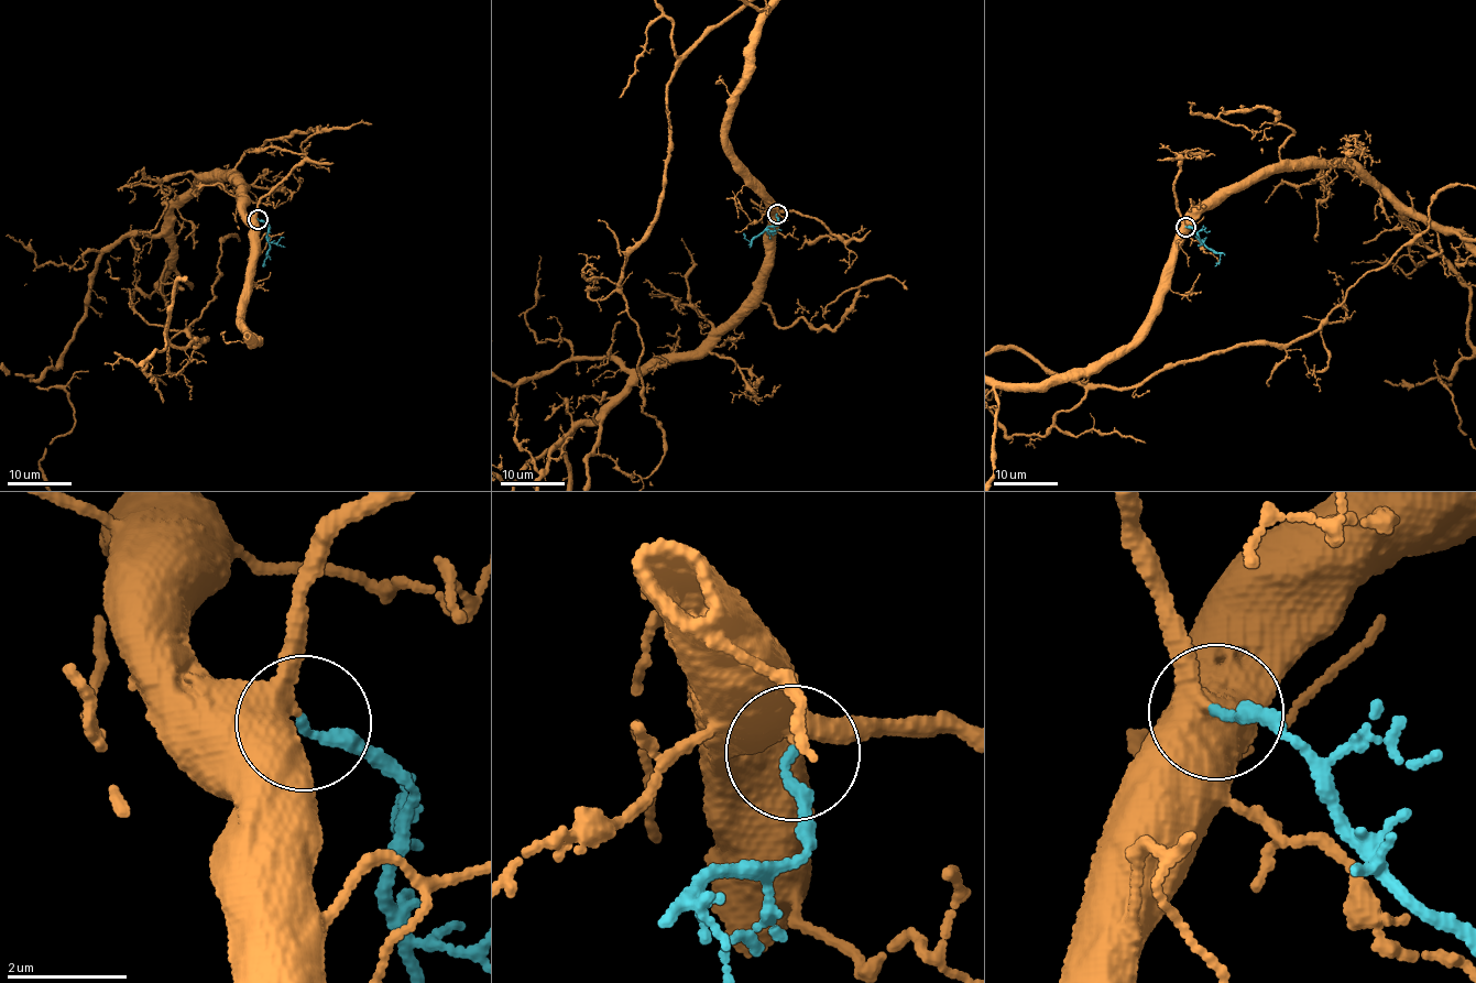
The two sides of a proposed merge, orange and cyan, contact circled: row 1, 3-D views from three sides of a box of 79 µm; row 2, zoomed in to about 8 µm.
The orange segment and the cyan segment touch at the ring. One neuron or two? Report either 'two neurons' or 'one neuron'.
one neuron

